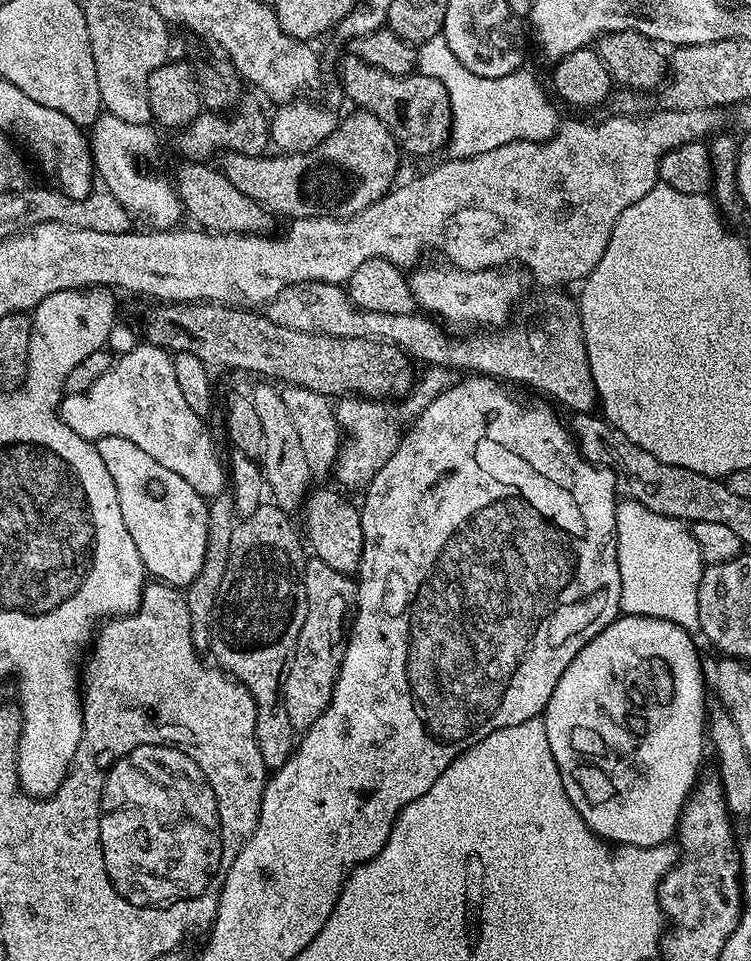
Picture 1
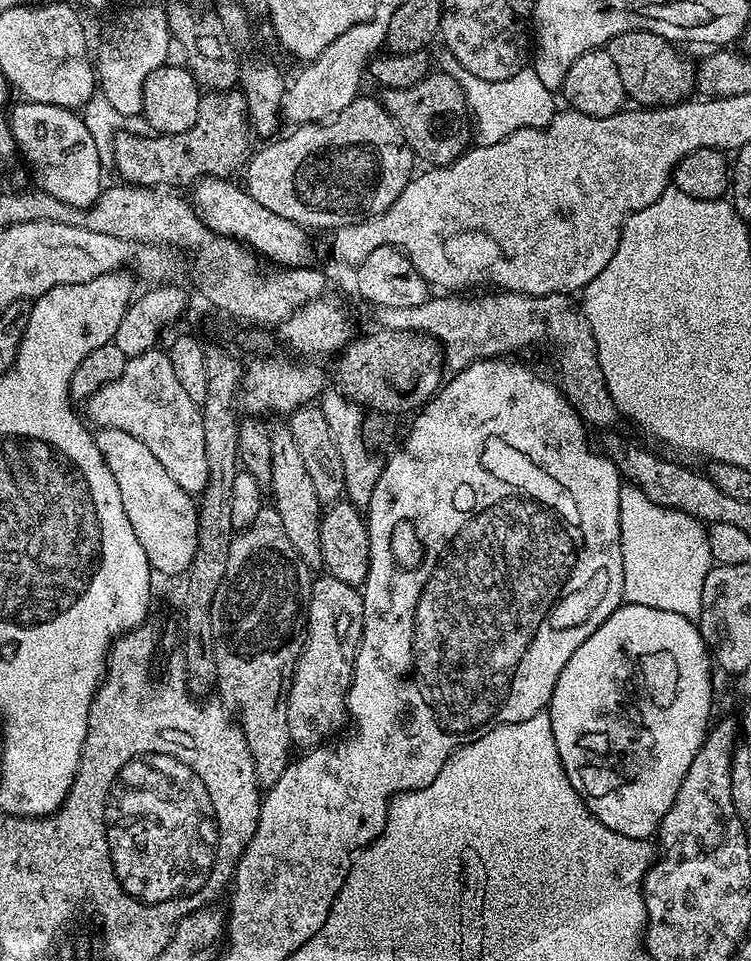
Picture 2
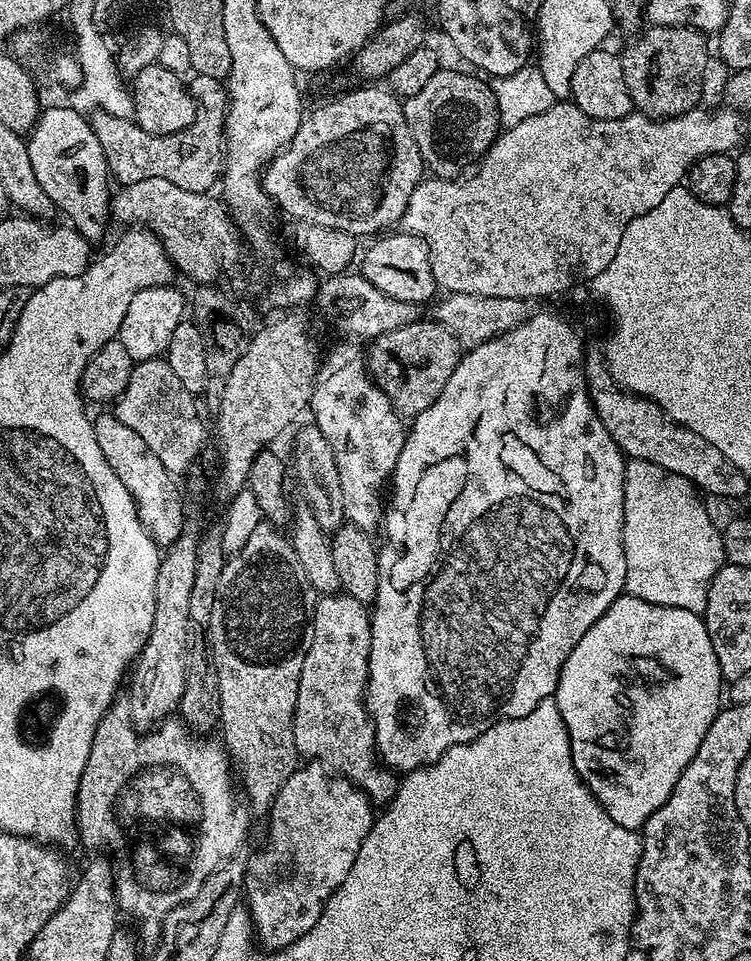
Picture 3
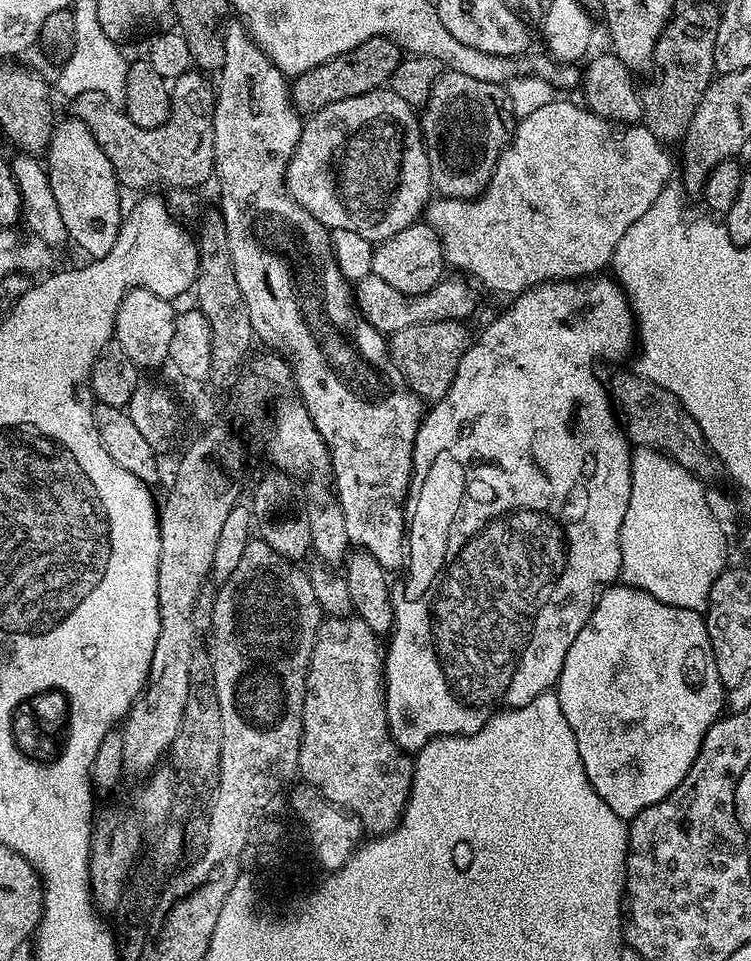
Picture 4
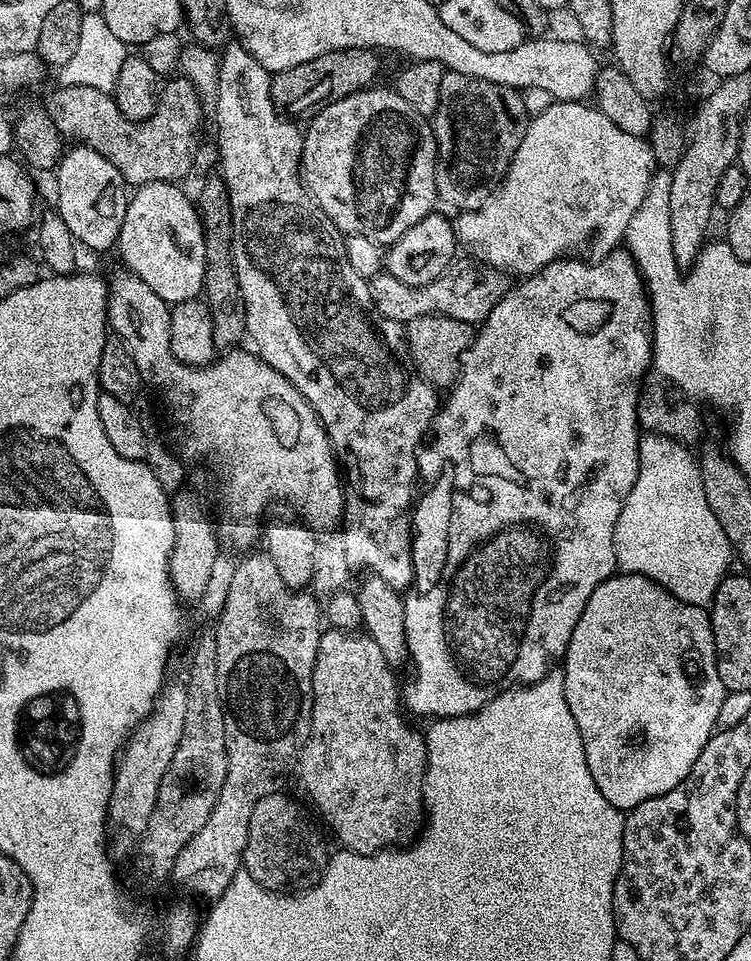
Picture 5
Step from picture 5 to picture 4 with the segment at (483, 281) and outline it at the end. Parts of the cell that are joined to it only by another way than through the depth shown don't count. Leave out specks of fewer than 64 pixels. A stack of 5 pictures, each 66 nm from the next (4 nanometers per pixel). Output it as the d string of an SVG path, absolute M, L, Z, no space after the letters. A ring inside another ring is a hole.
M371 275L355 281L354 304L359 315L369 320L378 331L385 334L406 330L406 326L422 326L426 322L438 322L439 320L464 322L476 308L475 290L477 289L467 279L456 279L460 280L445 278L430 290L426 290L426 294L407 296L402 294L402 290L394 290L394 286L382 282L382 278Z

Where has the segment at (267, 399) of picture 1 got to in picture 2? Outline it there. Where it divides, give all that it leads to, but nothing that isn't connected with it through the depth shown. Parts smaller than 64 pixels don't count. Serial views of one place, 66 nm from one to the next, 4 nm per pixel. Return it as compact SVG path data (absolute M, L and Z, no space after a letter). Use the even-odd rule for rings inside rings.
M286 426L272 428L270 435L272 445L272 491L271 503L278 510L278 518L282 518L282 526L286 530L286 538L290 538L294 550L304 559L309 566L319 565L324 559L320 549L320 517L322 515L322 501L318 494L314 494L314 485L310 482L310 474L298 455L298 446L294 446L294 438Z

